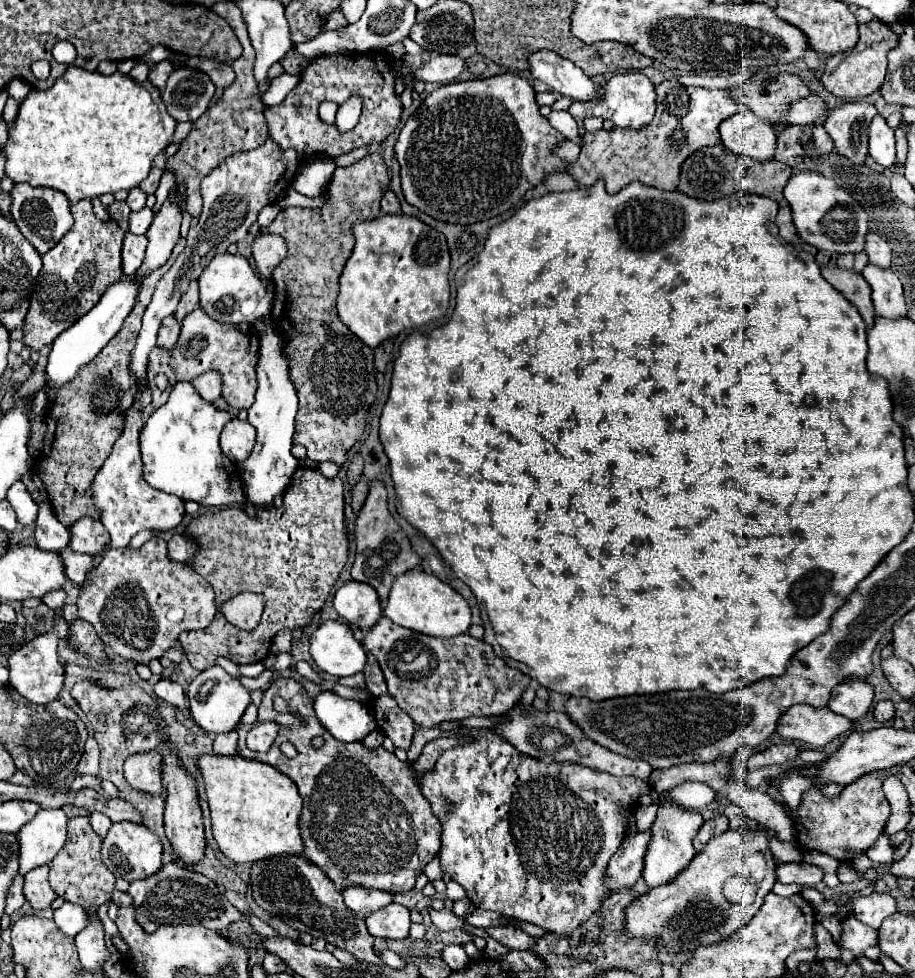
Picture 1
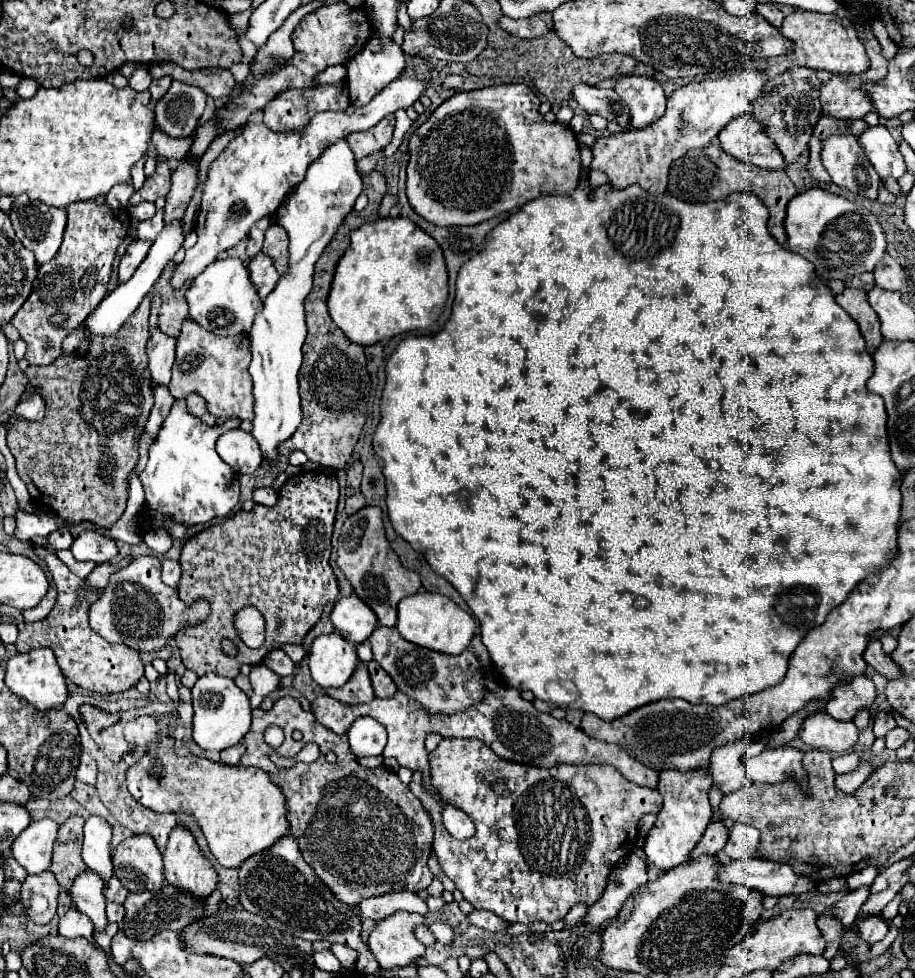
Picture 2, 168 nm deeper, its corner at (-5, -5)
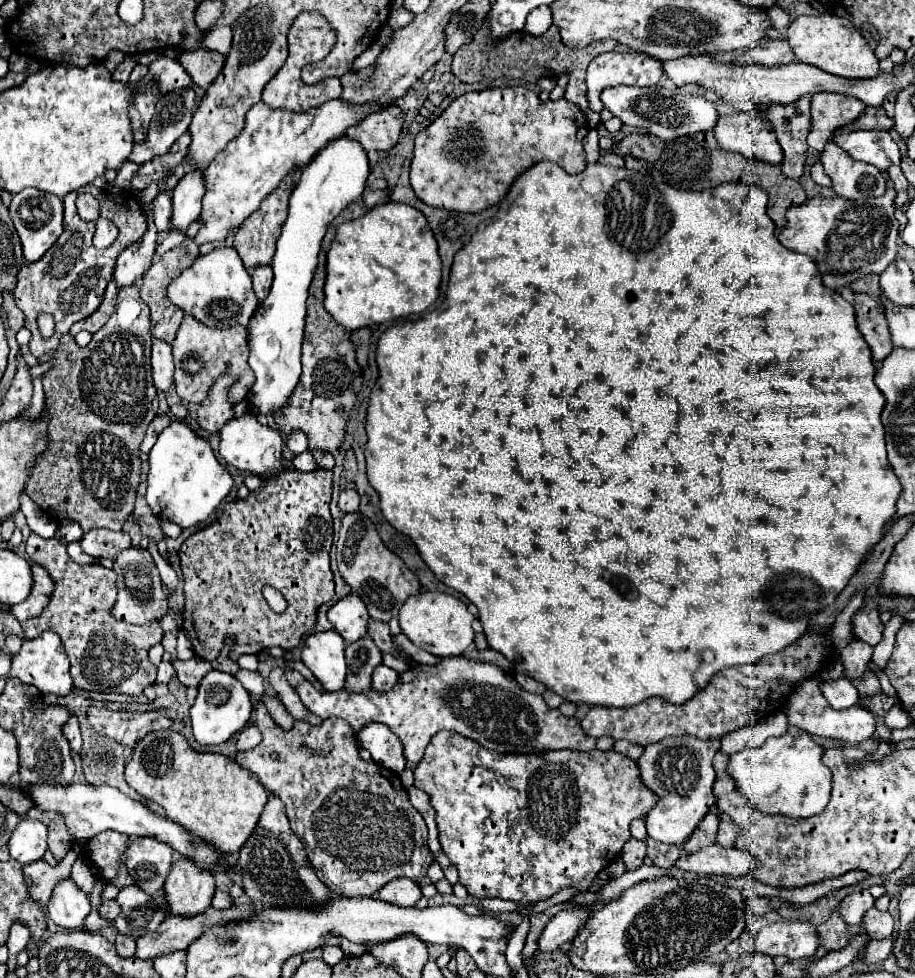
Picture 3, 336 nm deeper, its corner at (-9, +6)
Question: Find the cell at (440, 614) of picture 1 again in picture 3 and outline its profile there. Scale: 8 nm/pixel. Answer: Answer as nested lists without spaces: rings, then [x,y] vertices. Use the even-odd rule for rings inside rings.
[[[421,591],[421,595],[411,595],[411,599],[405,599],[403,607],[399,609],[399,625],[401,631],[425,651],[439,655],[439,657],[453,657],[461,655],[475,637],[475,631],[471,623],[475,621],[475,615],[469,613],[467,605],[447,593],[439,591]]]

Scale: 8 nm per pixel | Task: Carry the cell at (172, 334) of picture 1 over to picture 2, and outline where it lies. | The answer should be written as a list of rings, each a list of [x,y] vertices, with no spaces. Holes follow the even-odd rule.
[[[153,330],[151,340],[147,342],[147,358],[153,384],[167,386],[175,360],[175,338],[167,338],[167,334],[163,334],[161,330]]]

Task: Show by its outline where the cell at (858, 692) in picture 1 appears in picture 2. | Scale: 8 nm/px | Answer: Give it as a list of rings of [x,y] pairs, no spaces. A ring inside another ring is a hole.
[[[855,676],[853,684],[837,686],[831,692],[831,700],[825,710],[835,720],[853,720],[855,712],[863,706],[871,706],[875,700],[875,686],[867,676]]]

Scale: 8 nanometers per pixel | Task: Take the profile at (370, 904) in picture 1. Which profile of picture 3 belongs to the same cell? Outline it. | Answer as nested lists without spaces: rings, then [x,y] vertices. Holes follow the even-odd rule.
[[[399,877],[399,879],[387,883],[377,893],[377,897],[381,901],[387,901],[387,903],[393,903],[399,907],[413,907],[423,897],[423,893],[415,881],[411,881],[407,877]]]

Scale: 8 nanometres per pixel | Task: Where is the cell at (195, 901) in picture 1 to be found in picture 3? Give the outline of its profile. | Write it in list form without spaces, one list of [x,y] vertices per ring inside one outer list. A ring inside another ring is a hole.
[[[129,885],[119,891],[117,899],[123,911],[115,919],[115,927],[119,933],[127,933],[133,939],[157,931],[167,917],[167,899],[163,899],[163,889],[155,895],[147,895],[139,885]]]

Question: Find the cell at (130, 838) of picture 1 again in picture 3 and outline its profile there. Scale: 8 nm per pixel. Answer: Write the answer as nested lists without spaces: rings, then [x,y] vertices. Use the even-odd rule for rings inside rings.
[[[129,839],[125,865],[135,883],[149,895],[157,893],[173,863],[173,851],[157,839]]]

